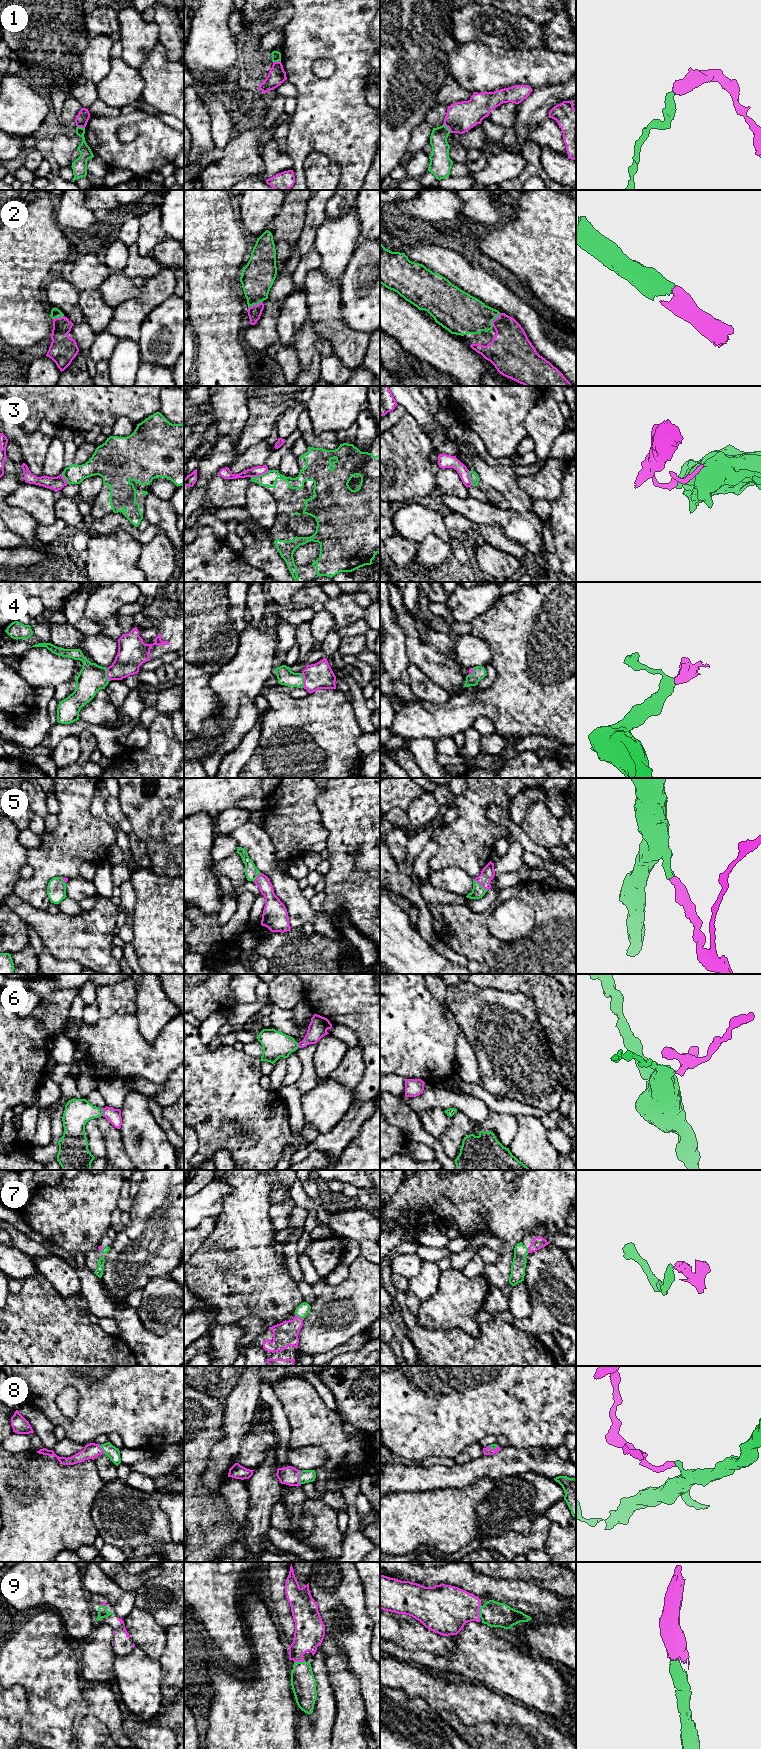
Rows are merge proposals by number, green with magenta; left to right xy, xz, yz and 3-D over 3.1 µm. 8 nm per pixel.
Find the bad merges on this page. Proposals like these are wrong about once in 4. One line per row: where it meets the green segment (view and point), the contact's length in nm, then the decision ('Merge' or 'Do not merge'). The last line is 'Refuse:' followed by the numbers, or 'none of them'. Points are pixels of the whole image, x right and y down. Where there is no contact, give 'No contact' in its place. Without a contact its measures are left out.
1: Touches green at yz (447, 128). Shared border 100 nm. Do not merge
2: Touches green at yz (493, 319). Shared border 130 nm. Merge
3: Touches green at xz (260, 475). Shared border 160 nm. Do not merge
4: Touches green at xz (303, 680). Shared border 120 nm. Merge
5: Touches green at yz (479, 884). Shared border 150 nm. Merge
6: Touches green at xy (102, 1112). Shared border 60 nm. Merge
7: Touches green at xz (299, 1316). Shared border 80 nm. Merge
8: Touches green at xz (299, 1478). Shared border 110 nm. Merge
9: Touches green at xz (299, 1662). Shared border 90 nm. Merge
Refuse: 1, 3

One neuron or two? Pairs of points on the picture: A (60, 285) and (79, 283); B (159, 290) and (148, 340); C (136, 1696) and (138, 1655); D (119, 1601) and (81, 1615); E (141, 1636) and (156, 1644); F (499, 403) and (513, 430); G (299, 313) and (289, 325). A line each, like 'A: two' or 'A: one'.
A: two
B: two
C: one
D: two
E: one
F: one
G: one

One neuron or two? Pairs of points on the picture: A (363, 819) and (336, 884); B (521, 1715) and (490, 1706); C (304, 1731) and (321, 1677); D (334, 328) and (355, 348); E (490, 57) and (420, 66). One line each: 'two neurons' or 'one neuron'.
A: one neuron
B: one neuron
C: one neuron
D: one neuron
E: two neurons

